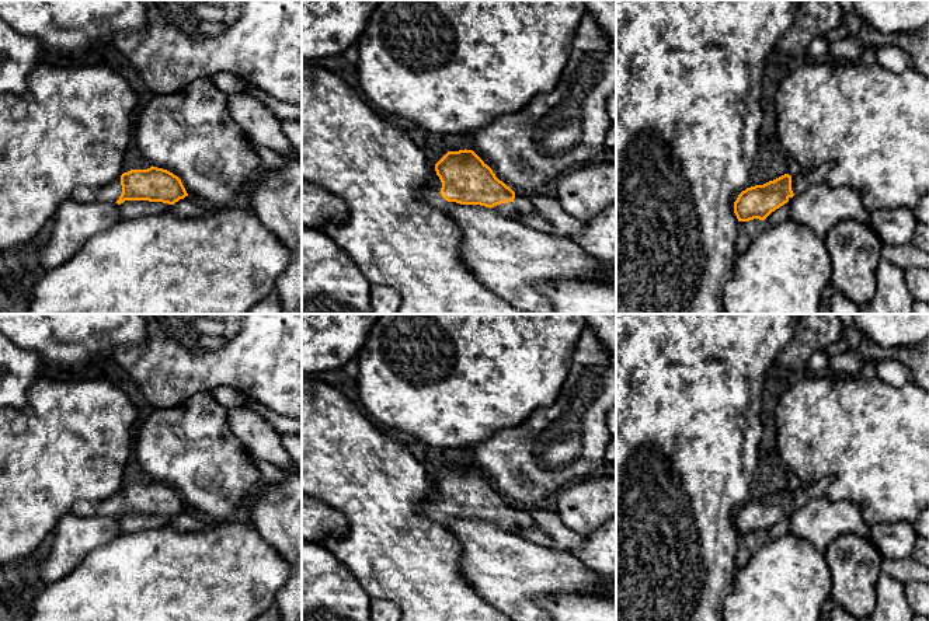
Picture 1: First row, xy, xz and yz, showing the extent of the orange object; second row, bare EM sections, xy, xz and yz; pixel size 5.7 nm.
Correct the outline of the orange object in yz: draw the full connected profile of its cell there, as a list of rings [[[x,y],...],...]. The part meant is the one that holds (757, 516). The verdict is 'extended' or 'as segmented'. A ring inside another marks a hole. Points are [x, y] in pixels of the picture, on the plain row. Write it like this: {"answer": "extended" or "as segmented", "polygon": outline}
{"answer": "extended", "polygon": [[[825,477],[815,484],[796,489],[784,488],[763,499],[747,502],[734,516],[734,527],[738,535],[765,534],[793,510],[803,507],[811,499],[824,496],[831,482],[832,478]]]}

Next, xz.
{"answer": "extended", "polygon": [[[473,464],[448,465],[431,482],[434,492],[424,499],[420,510],[439,526],[460,517],[486,520],[514,534],[537,528],[530,510],[515,507]]]}

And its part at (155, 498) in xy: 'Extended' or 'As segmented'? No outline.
Extended

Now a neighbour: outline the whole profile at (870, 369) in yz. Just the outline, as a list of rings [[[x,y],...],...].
[[[867,360],[863,363],[860,377],[864,380],[871,380],[878,376],[880,363],[876,360]]]

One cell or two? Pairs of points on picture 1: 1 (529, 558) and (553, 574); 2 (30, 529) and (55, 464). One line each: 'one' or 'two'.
1: one
2: one

